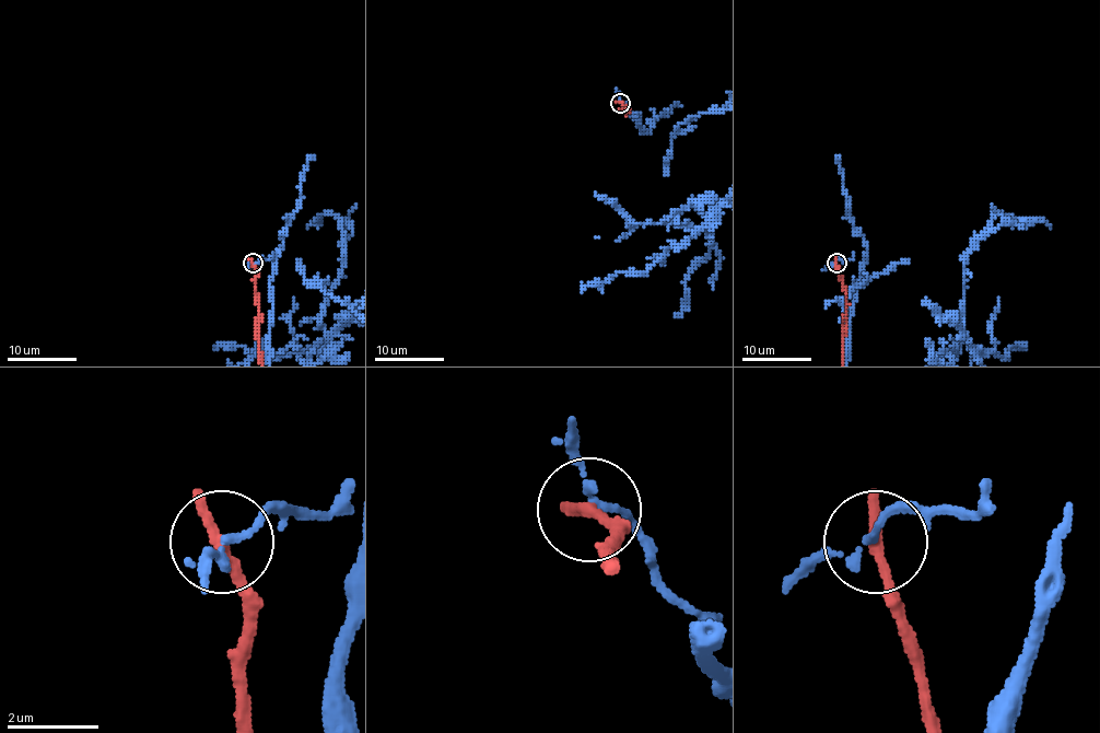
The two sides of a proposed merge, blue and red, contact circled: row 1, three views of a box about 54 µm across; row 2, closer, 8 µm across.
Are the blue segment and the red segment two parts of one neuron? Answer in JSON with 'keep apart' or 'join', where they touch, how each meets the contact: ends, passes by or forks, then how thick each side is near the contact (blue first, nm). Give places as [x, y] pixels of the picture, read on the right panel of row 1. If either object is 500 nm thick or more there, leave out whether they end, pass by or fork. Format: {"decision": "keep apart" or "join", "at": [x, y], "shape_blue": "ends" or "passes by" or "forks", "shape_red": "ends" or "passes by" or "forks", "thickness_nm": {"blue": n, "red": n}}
{"decision": "keep apart", "at": [837, 263], "shape_blue": "passes by", "shape_red": "ends", "thickness_nm": {"blue": 160, "red": 320}}

